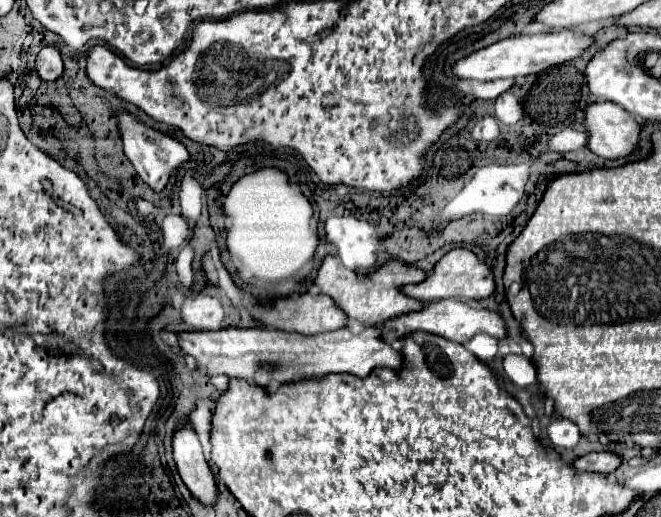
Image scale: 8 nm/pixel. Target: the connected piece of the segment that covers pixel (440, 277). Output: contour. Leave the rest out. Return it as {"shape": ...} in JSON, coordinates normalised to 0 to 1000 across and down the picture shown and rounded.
{"shape":[[[687,480],[678,491],[669,495],[669,503],[660,507],[660,515],[648,526],[644,542],[632,549],[614,549],[608,553],[608,569],[626,576],[626,580],[669,580],[669,576],[699,576],[699,580],[726,580],[747,565],[747,534],[744,522],[726,507],[711,484],[705,480]]]}

